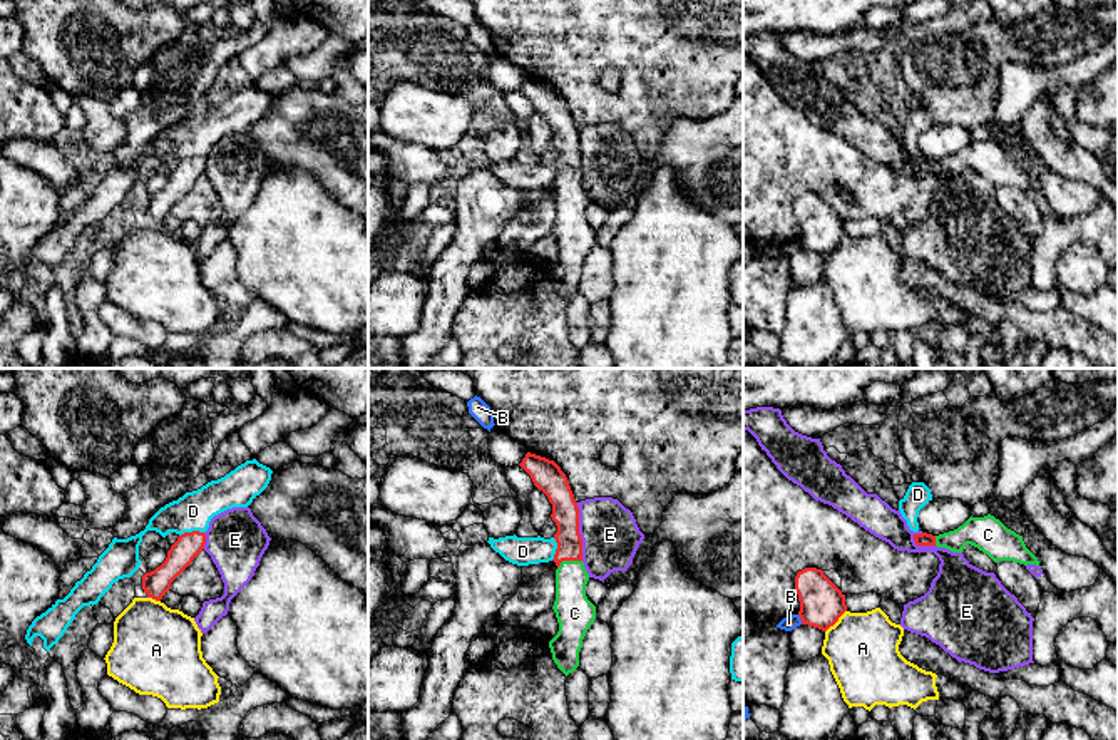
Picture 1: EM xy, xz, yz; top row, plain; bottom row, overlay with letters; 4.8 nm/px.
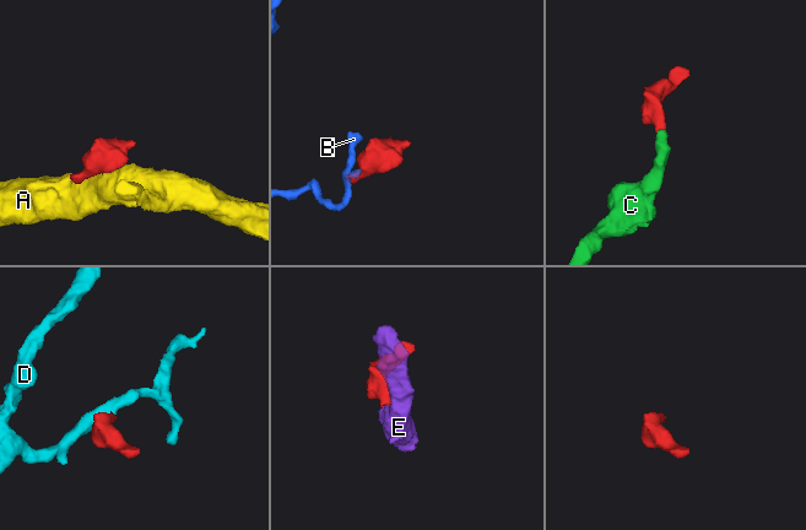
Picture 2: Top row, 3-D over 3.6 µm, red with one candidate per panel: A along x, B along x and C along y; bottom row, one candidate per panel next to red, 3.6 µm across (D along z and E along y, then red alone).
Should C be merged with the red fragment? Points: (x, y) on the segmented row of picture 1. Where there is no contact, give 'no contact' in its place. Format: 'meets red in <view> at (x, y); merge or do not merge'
meets red in xz at (568, 560); merge

